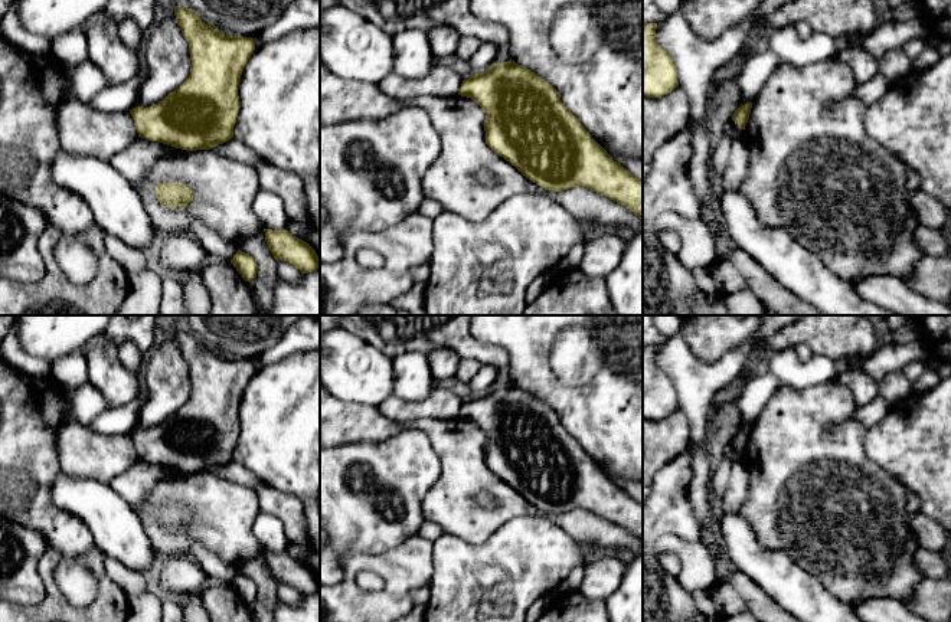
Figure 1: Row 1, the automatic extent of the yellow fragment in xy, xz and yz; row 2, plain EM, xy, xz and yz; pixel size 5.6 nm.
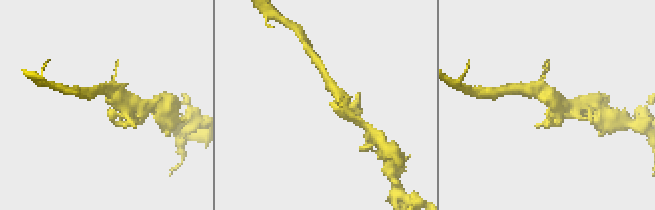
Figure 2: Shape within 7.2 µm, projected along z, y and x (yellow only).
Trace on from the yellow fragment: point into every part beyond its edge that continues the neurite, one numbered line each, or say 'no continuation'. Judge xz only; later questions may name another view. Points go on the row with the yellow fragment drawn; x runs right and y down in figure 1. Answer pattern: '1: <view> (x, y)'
no continuation

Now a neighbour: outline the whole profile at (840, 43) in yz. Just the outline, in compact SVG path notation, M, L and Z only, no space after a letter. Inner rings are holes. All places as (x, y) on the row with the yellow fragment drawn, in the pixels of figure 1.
M859 36L854 39L837 37L837 39L834 39L836 52L844 52L849 49L862 48L865 43L865 39L866 39L866 36Z

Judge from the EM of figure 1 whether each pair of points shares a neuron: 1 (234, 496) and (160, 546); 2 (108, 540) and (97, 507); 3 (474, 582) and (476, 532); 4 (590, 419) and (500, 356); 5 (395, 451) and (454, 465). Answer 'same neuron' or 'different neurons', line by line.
1: same neuron
2: same neuron
3: different neurons
4: different neurons
5: different neurons

